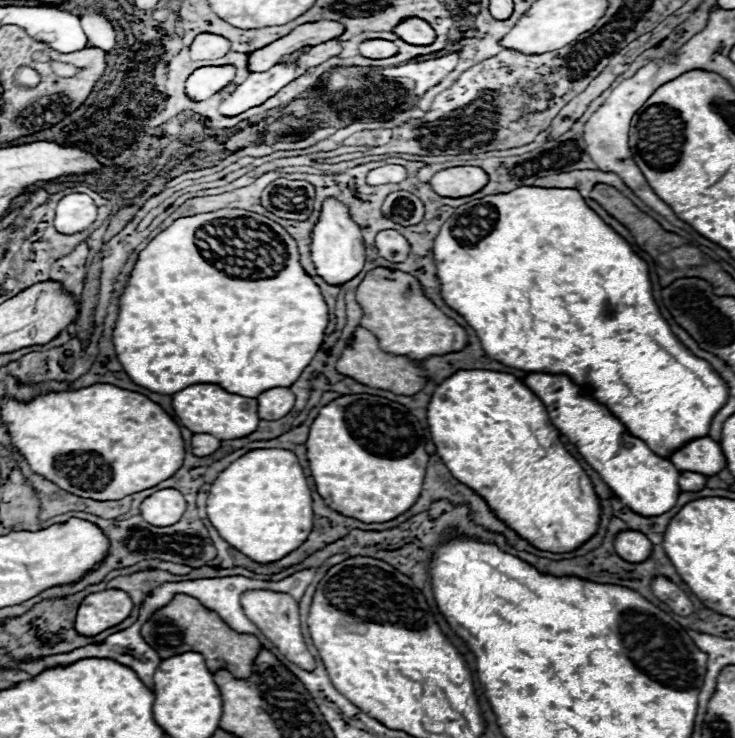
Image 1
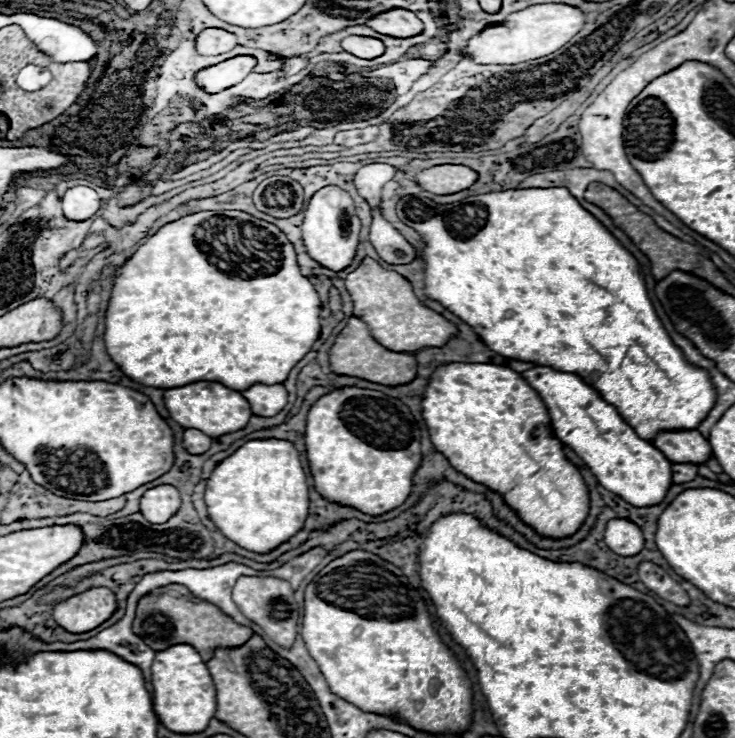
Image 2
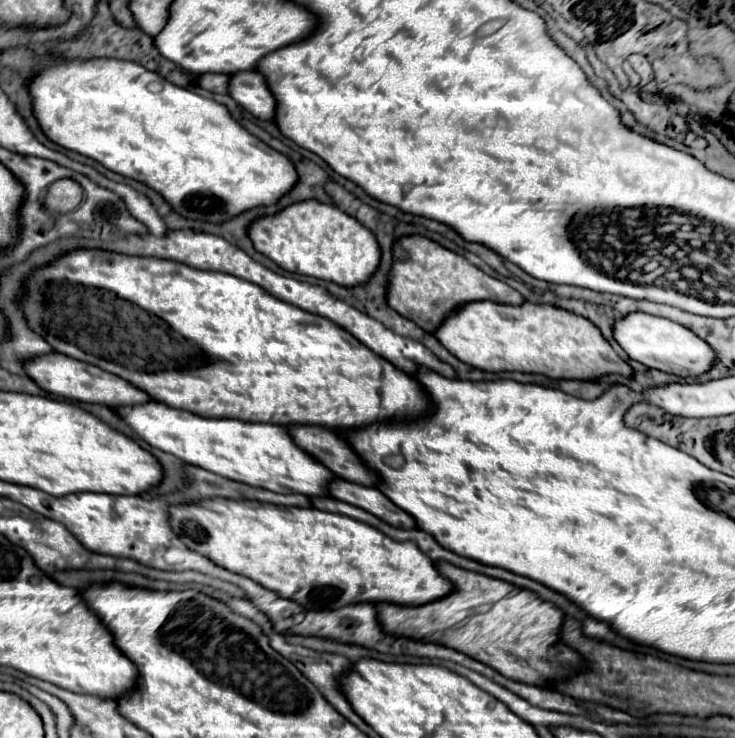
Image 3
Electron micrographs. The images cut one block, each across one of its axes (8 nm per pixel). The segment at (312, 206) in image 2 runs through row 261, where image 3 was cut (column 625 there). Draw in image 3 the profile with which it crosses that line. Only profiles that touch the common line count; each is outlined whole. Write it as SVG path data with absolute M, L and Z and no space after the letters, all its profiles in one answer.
M630 312L618 318L612 326L612 334L614 334L614 340L622 346L622 350L632 360L648 368L664 370L664 372L670 372L682 378L698 376L706 372L714 360L714 352L710 350L710 346L704 340L700 340L696 334L692 334L690 330L686 330L684 326L668 318L650 316L646 312Z

